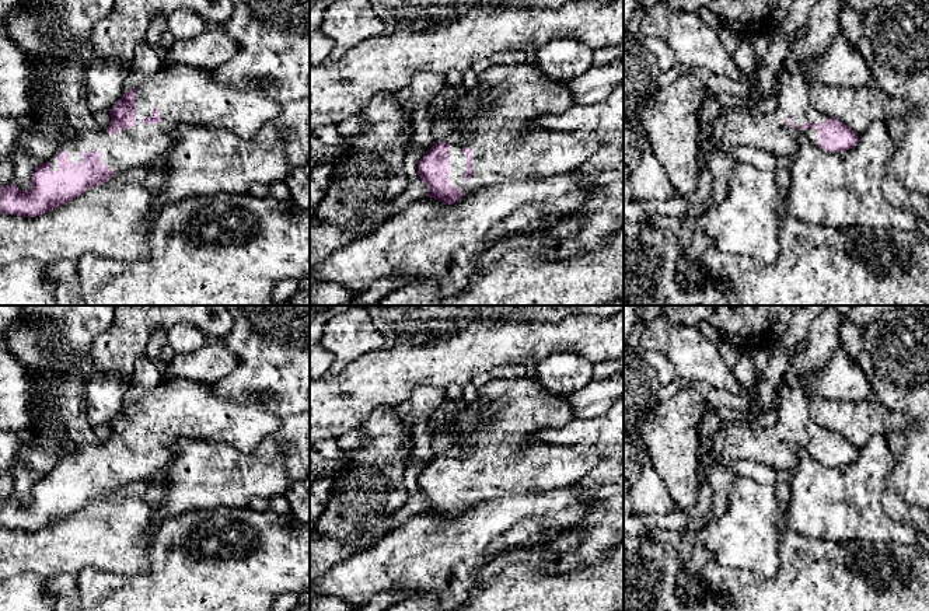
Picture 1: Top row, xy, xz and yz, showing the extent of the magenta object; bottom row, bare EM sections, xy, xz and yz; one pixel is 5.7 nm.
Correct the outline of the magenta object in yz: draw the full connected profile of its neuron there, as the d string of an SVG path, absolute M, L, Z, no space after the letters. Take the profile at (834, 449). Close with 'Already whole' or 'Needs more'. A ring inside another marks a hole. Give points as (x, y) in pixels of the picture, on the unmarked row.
M783 385L776 398L778 419L772 426L723 423L713 436L713 450L734 460L768 465L790 474L797 465L796 448L806 448L818 462L846 465L859 448L844 436L818 426L808 412L808 395L801 387Z. Needs more

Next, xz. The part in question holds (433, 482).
M530 377L523 378L492 378L486 385L479 387L478 398L474 402L468 402L458 412L453 422L444 423L444 430L454 436L454 440L462 448L458 441L458 434L467 432L472 436L472 443L467 453L461 451L457 457L434 455L432 462L425 467L425 469L418 476L418 486L420 493L429 500L429 512L439 513L444 519L450 520L458 516L464 509L475 506L479 502L493 500L507 493L541 493L552 489L562 489L577 483L580 478L589 474L600 461L601 453L597 448L577 448L570 444L542 444L534 440L534 436L544 427L555 427L570 422L574 418L570 406L567 405L563 395L553 394L548 387L545 387L539 380L532 380Z. Needs more

